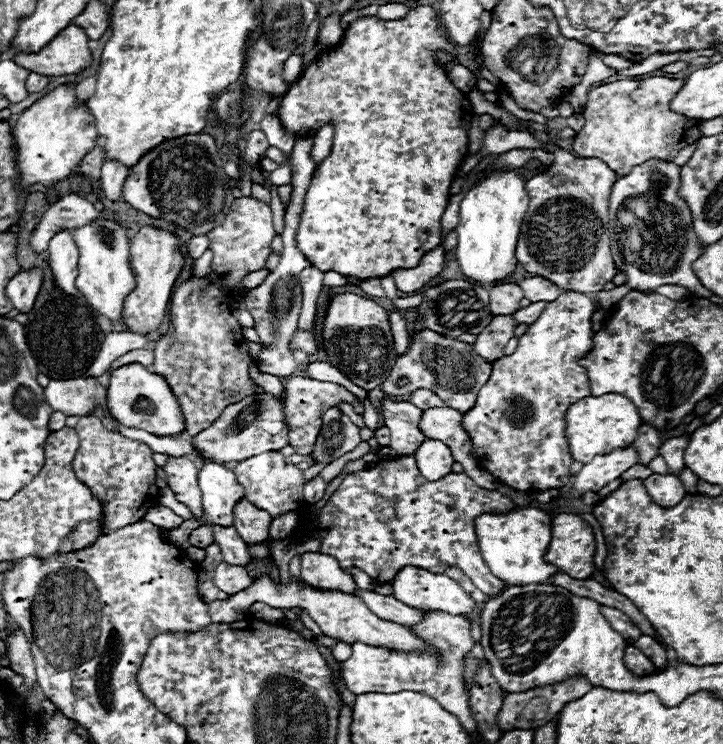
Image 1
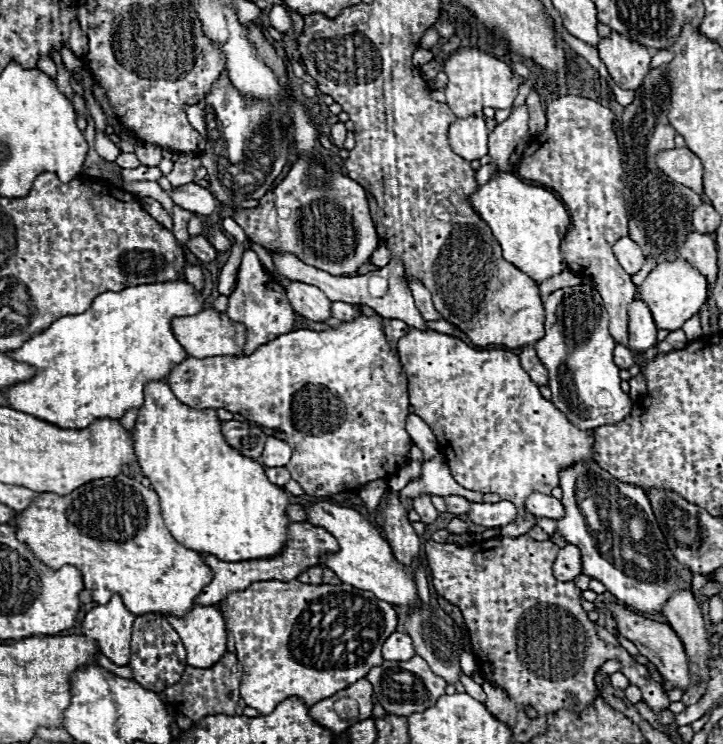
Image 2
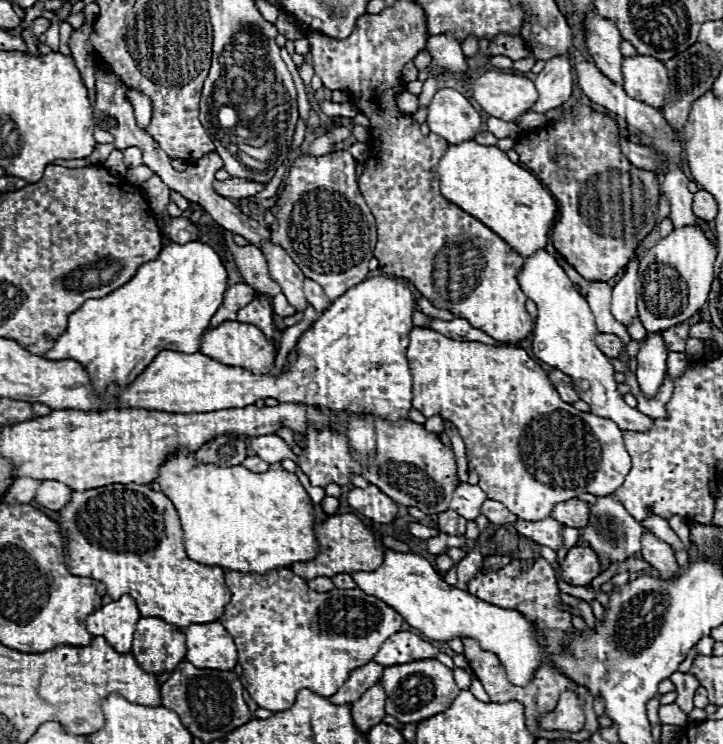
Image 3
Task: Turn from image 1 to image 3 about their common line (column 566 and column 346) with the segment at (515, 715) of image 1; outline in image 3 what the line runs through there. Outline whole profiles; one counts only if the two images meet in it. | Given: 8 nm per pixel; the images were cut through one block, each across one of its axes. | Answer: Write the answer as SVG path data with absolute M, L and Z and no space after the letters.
M368 662L364 664L362 668L356 668L346 684L342 688L338 688L336 694L330 696L330 702L334 704L352 704L356 702L368 688L372 688L380 678L382 678L382 666L380 664L374 664L374 662Z

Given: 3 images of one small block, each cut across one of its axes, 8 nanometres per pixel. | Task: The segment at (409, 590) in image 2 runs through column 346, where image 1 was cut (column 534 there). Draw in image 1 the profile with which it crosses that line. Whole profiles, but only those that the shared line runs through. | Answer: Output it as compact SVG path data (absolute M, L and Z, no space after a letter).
M516 508L510 514L484 514L476 518L476 536L482 558L494 576L508 586L544 584L560 570L544 560L544 554L552 540L552 518L538 508Z

